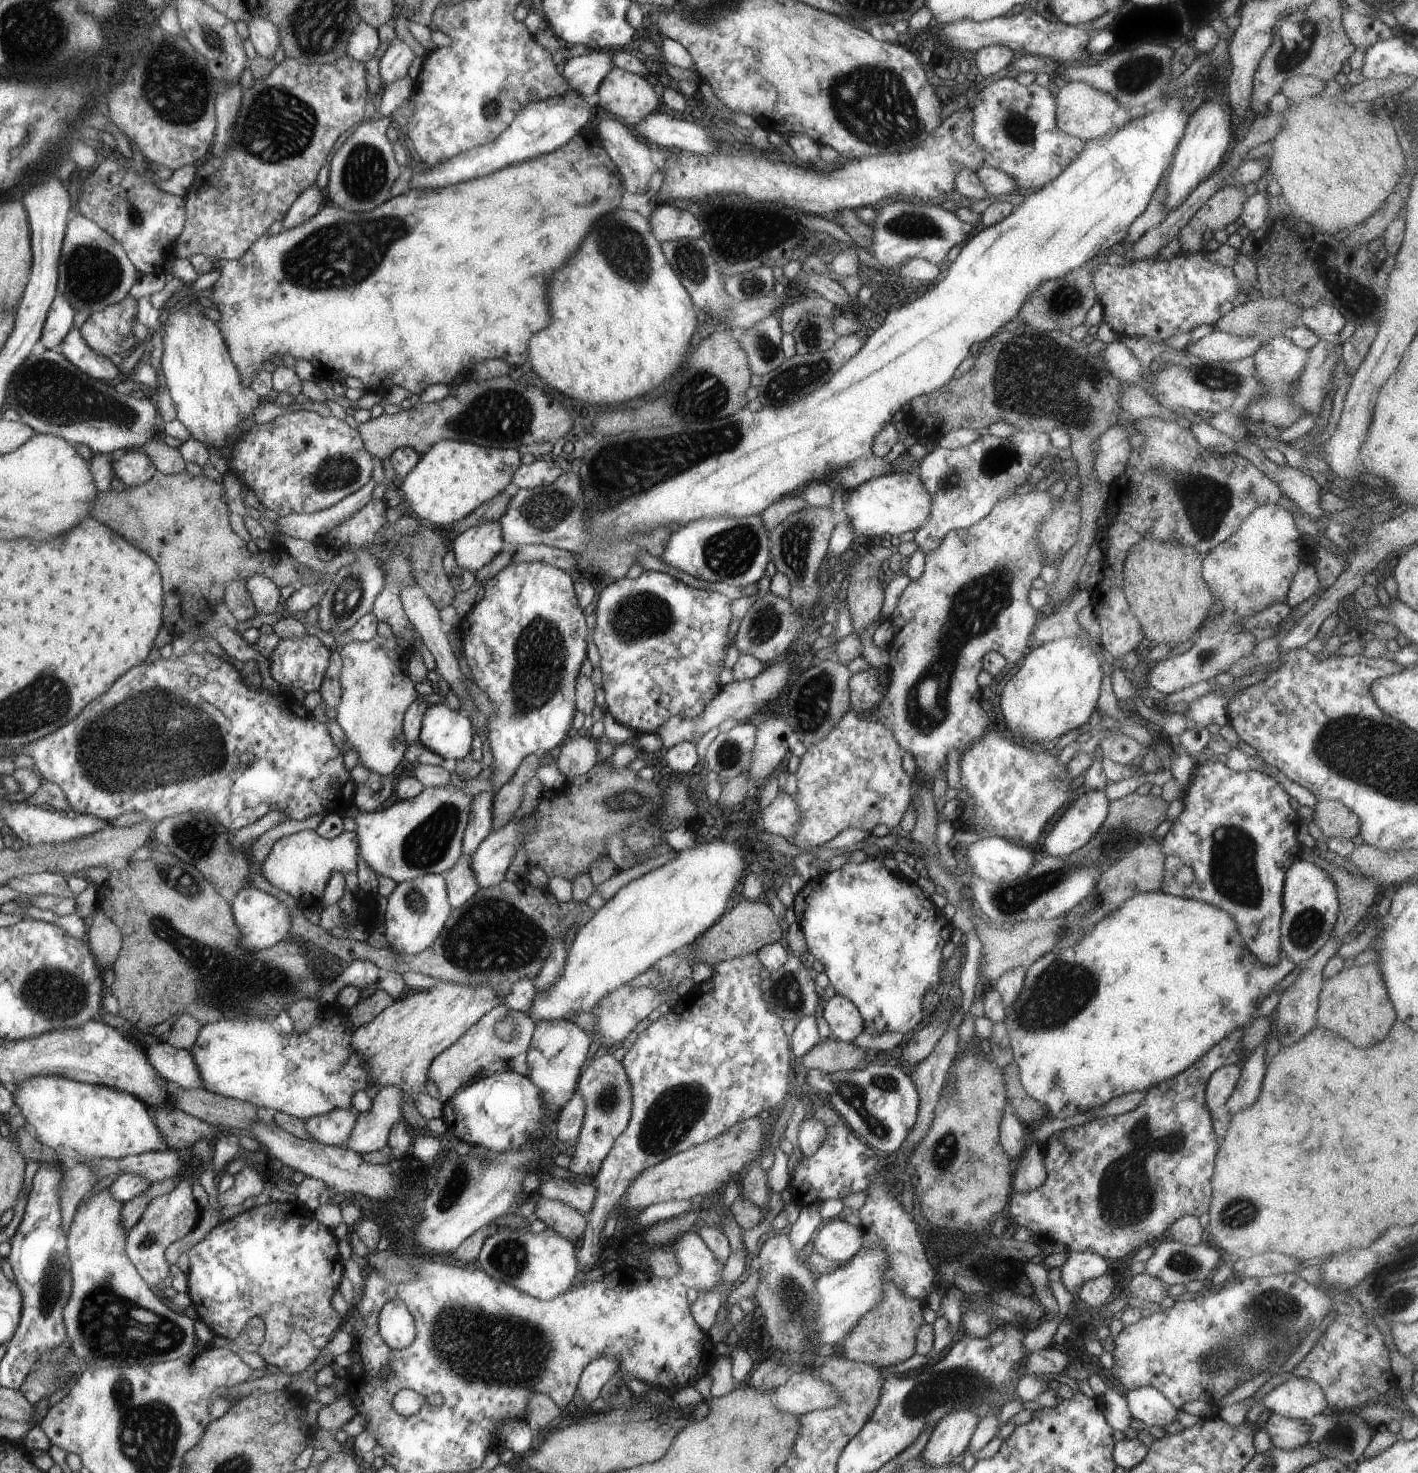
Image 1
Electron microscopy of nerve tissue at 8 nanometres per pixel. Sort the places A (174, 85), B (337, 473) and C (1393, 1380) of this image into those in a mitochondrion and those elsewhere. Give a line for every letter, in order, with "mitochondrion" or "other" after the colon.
A: mitochondrion
B: mitochondrion
C: other

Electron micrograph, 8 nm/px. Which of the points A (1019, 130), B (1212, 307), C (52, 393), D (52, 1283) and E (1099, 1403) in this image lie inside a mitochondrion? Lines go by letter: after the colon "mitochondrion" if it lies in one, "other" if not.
A: mitochondrion
B: other
C: mitochondrion
D: mitochondrion
E: other

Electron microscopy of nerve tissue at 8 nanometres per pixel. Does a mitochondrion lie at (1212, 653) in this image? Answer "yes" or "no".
yes

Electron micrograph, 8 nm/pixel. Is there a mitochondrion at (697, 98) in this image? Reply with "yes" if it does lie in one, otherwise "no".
no

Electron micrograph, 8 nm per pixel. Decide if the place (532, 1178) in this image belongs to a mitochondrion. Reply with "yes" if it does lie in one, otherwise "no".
no

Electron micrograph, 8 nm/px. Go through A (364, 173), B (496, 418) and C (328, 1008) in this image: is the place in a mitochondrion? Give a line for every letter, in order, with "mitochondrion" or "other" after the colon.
A: mitochondrion
B: mitochondrion
C: other

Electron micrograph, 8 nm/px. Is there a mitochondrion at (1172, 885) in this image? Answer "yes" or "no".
no

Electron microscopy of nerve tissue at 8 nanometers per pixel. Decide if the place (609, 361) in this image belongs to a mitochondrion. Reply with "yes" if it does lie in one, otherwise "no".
no

